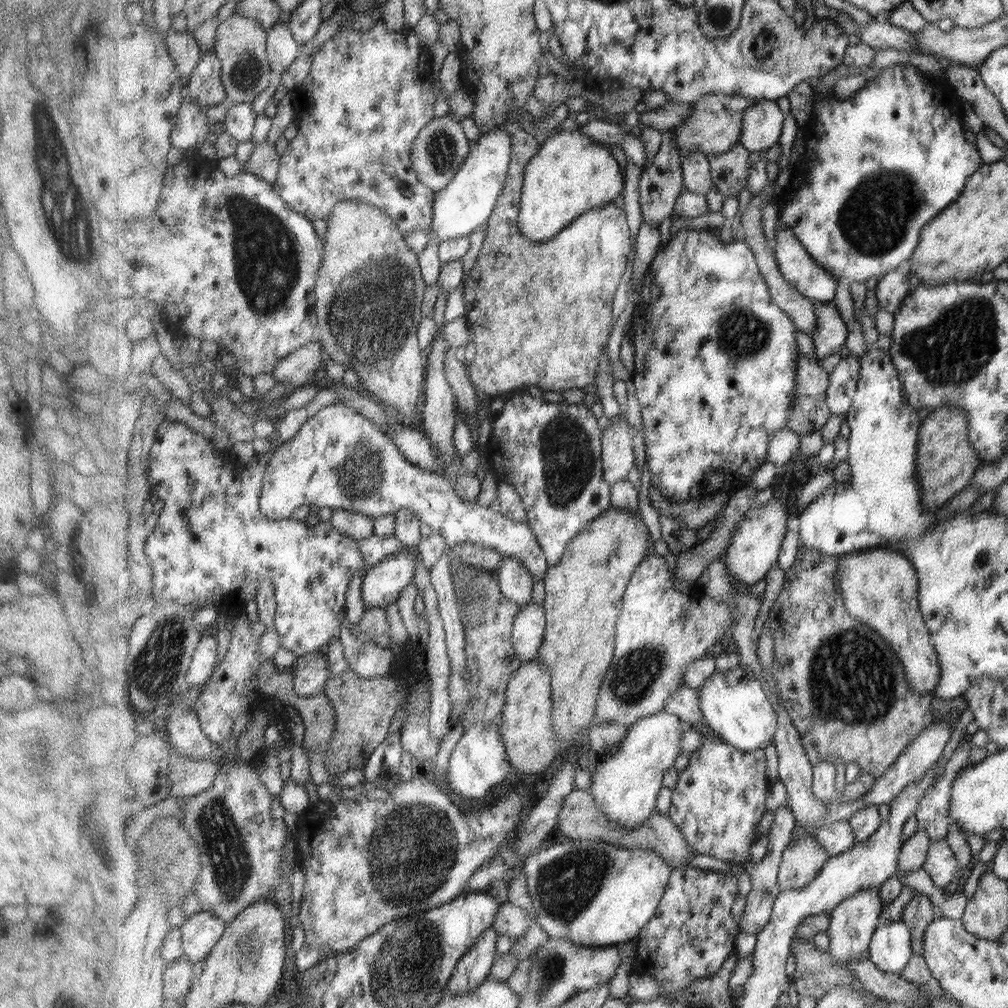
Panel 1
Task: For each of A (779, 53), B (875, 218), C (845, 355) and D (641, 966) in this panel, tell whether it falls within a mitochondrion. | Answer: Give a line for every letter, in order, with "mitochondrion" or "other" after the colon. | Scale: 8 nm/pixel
A: other
B: mitochondrion
C: other
D: other

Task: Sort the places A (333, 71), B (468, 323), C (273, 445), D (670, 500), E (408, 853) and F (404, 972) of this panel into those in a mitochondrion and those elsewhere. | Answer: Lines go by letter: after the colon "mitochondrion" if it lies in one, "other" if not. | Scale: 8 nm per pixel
A: other
B: other
C: other
D: other
E: mitochondrion
F: mitochondrion

